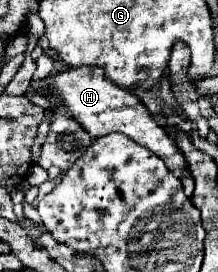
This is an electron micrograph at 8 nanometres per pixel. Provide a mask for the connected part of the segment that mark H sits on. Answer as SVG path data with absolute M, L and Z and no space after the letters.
M100 67L68 69L64 73L50 77L48 81L50 81L50 87L54 89L56 99L66 109L68 117L76 119L90 133L92 139L110 135L114 131L124 133L130 139L134 139L138 145L154 151L154 155L158 155L178 179L190 175L182 151L166 135L166 131L156 123L156 119L150 115L150 111L144 107L144 103L132 91L126 91L126 89L118 87L116 83L112 83L110 79L106 79L104 69L100 69Z

